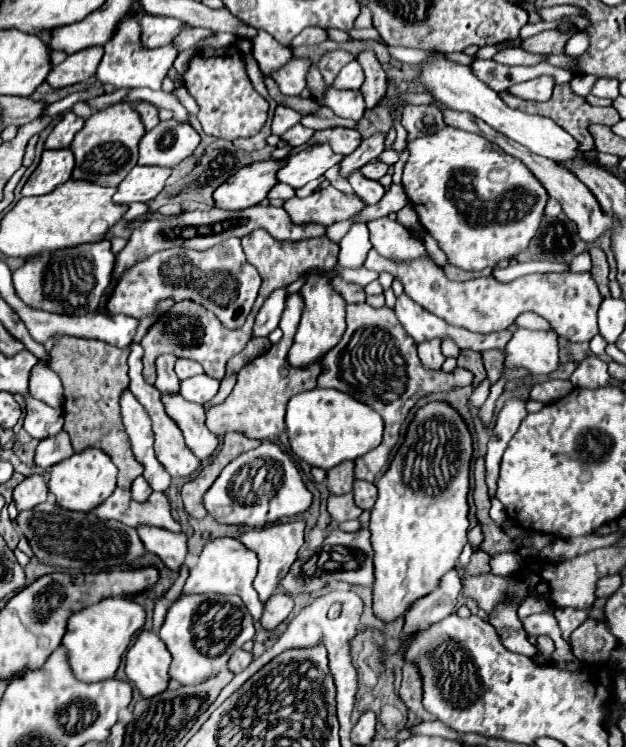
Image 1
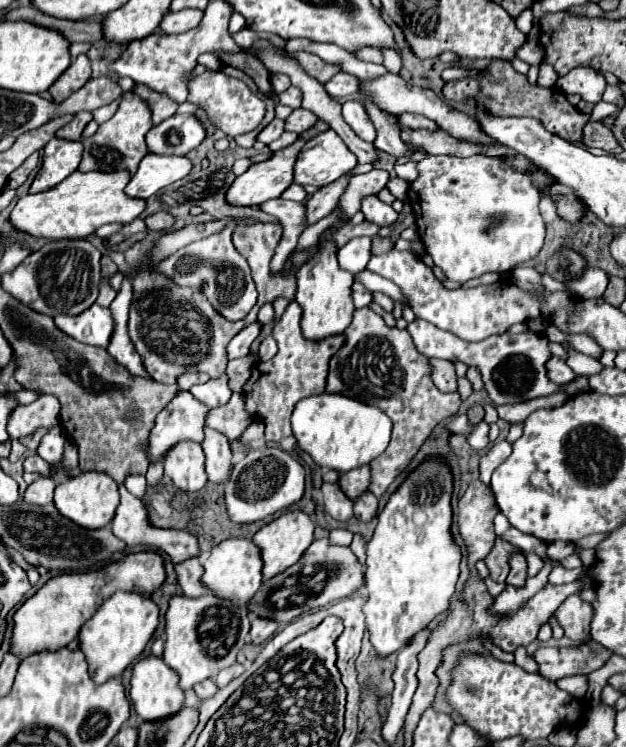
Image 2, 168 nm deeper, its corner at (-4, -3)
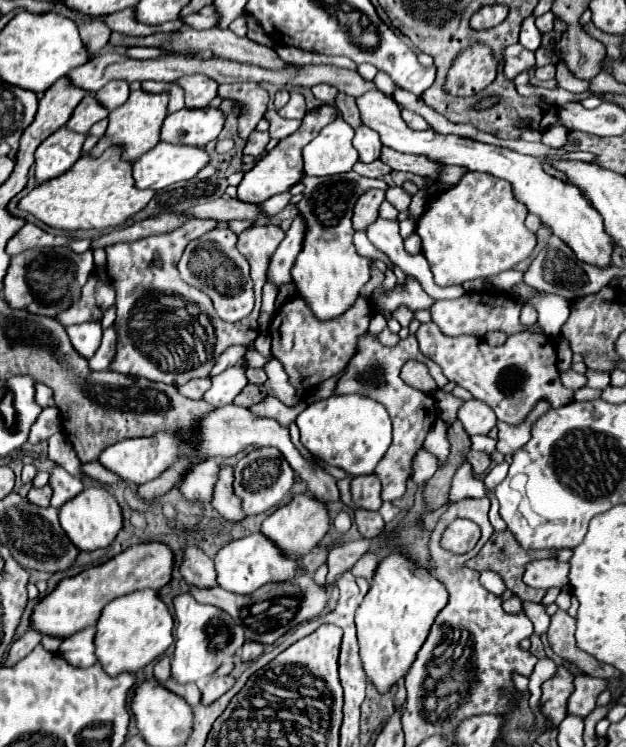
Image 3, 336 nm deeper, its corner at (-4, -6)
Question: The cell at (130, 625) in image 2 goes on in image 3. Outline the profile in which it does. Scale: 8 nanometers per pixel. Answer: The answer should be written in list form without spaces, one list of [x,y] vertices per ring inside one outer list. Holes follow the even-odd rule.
[[[137,590],[133,594],[111,600],[97,622],[95,654],[103,670],[111,676],[121,672],[137,672],[149,662],[157,660],[173,644],[173,618],[165,602],[155,590]]]

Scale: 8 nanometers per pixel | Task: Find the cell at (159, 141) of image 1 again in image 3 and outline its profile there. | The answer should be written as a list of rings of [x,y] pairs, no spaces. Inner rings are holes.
[[[183,108],[165,118],[161,128],[161,140],[205,146],[215,140],[225,124],[225,114],[221,108]]]

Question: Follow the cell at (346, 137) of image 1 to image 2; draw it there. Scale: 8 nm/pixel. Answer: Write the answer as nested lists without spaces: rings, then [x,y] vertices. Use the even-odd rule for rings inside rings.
[[[319,121],[315,127],[311,127],[311,131],[301,133],[299,139],[297,139],[293,145],[289,145],[289,147],[277,151],[277,153],[275,153],[271,159],[267,159],[267,161],[261,161],[261,163],[251,165],[251,167],[249,167],[243,175],[239,175],[239,177],[231,183],[231,187],[227,189],[227,193],[225,193],[227,203],[231,203],[231,205],[259,205],[259,203],[265,203],[265,201],[269,201],[269,199],[279,197],[279,195],[293,183],[293,167],[295,167],[297,155],[299,155],[299,151],[303,149],[303,145],[305,145],[309,139],[313,139],[317,133],[323,133],[323,131],[327,131],[327,129],[329,129],[327,123]]]

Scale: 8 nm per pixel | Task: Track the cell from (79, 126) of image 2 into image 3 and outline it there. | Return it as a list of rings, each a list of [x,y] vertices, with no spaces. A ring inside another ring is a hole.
[[[87,94],[87,96],[77,104],[77,108],[73,110],[71,120],[69,120],[65,126],[67,126],[69,130],[73,130],[73,132],[87,134],[89,128],[91,128],[95,122],[107,118],[107,114],[109,114],[109,110],[107,110],[93,94]]]

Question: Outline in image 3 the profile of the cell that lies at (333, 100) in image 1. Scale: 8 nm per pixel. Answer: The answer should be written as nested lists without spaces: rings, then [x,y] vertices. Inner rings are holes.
[[[361,126],[355,130],[355,138],[353,138],[353,146],[359,152],[359,160],[361,162],[373,162],[381,156],[381,142],[379,136],[375,134],[375,130],[367,130],[367,126]]]

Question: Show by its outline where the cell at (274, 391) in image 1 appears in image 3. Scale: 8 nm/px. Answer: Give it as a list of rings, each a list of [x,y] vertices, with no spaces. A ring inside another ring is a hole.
[[[359,294],[355,304],[347,312],[331,320],[319,320],[301,296],[291,296],[289,302],[279,306],[269,326],[273,338],[271,352],[285,366],[289,382],[295,386],[301,398],[309,390],[313,390],[319,382],[335,376],[347,366],[351,356],[357,352],[357,342],[367,332],[371,318],[373,318],[373,306],[369,298],[363,294]]]

